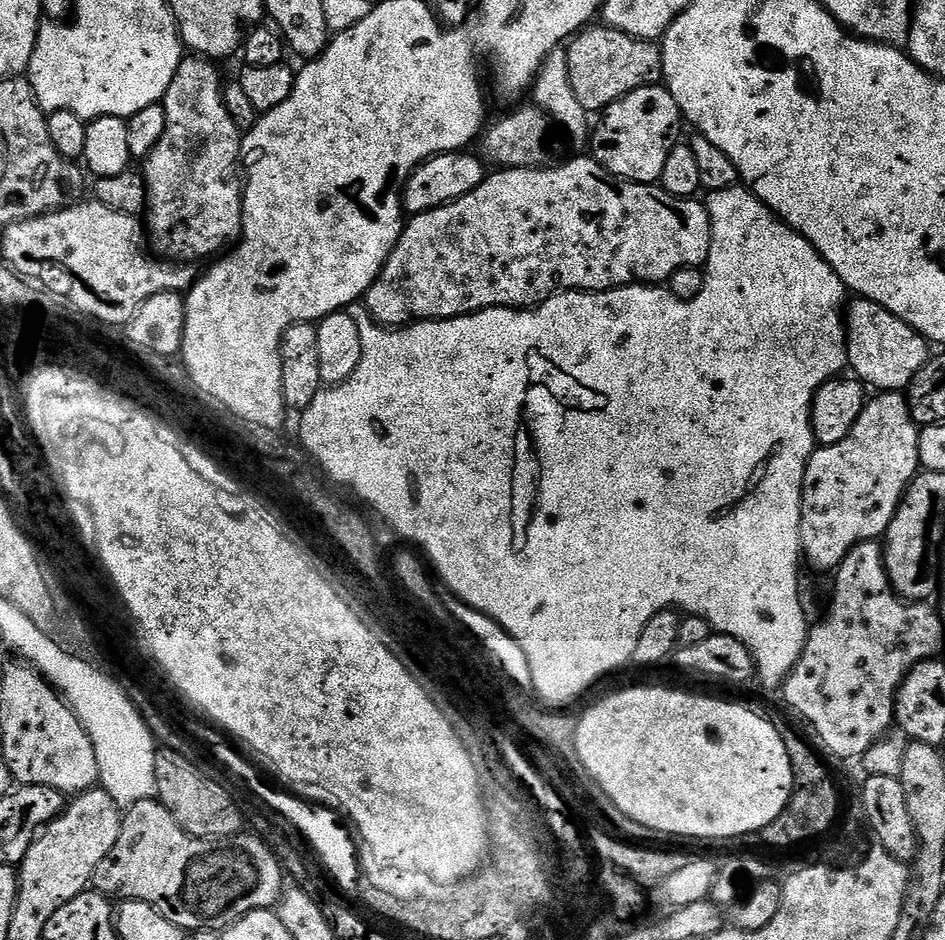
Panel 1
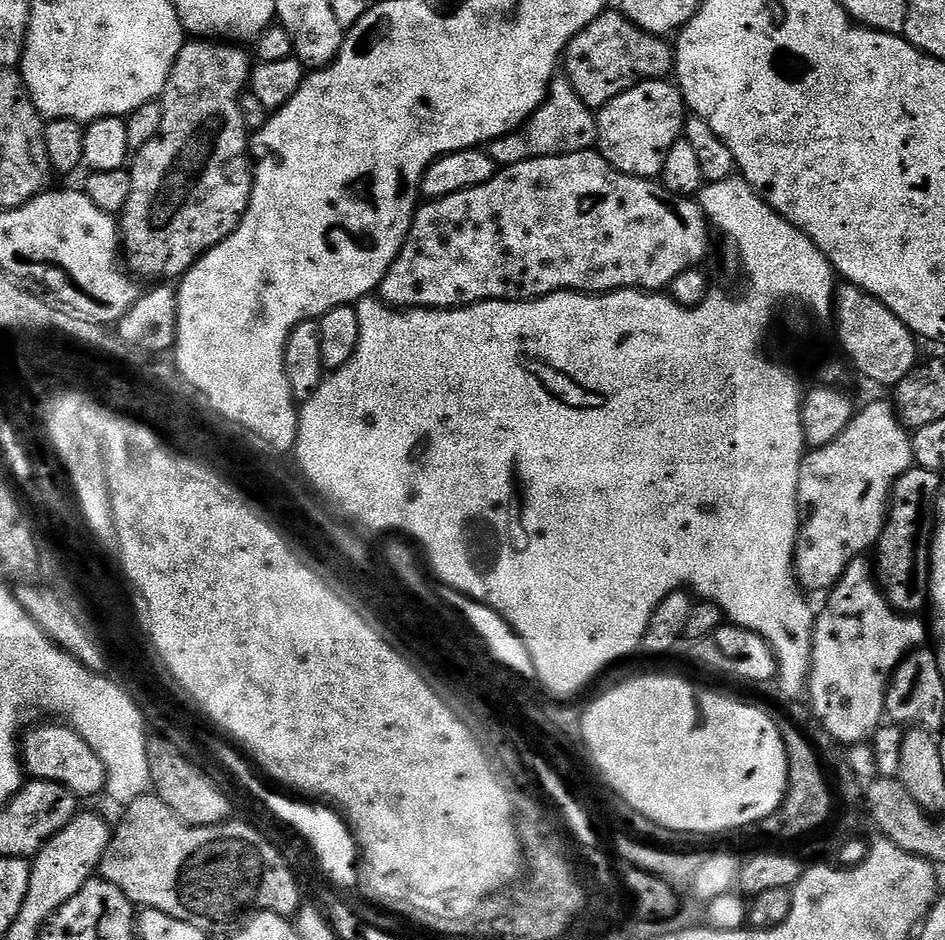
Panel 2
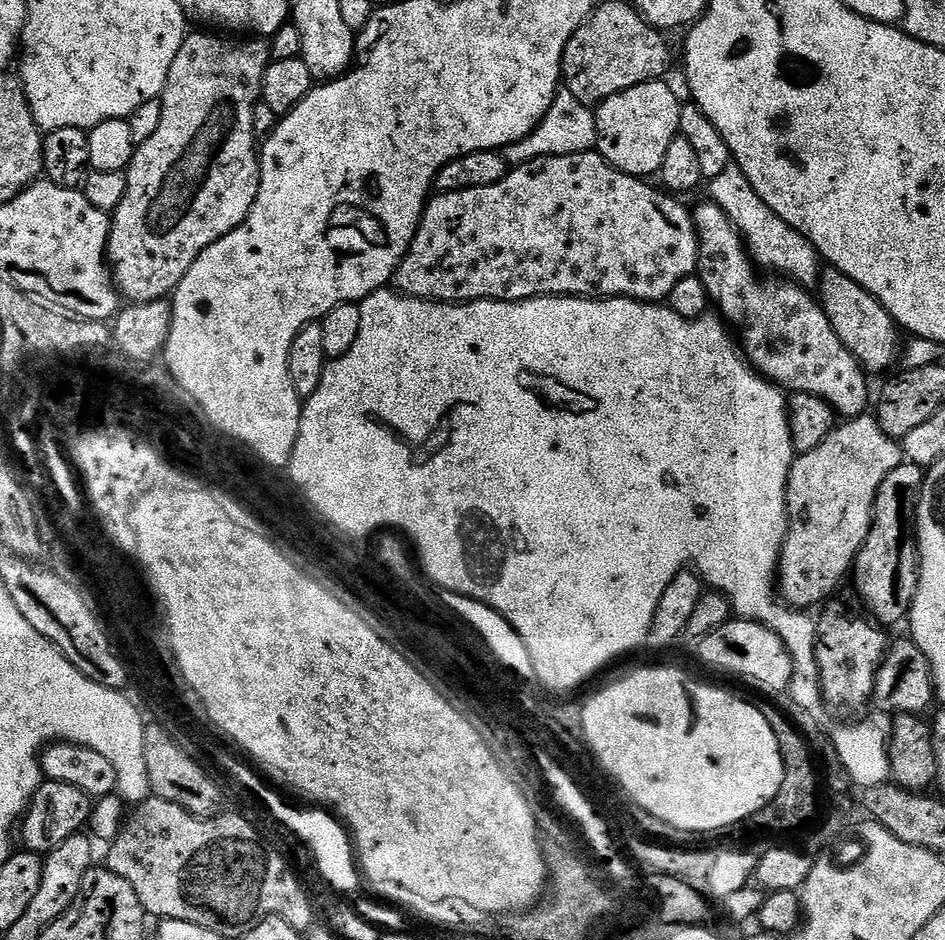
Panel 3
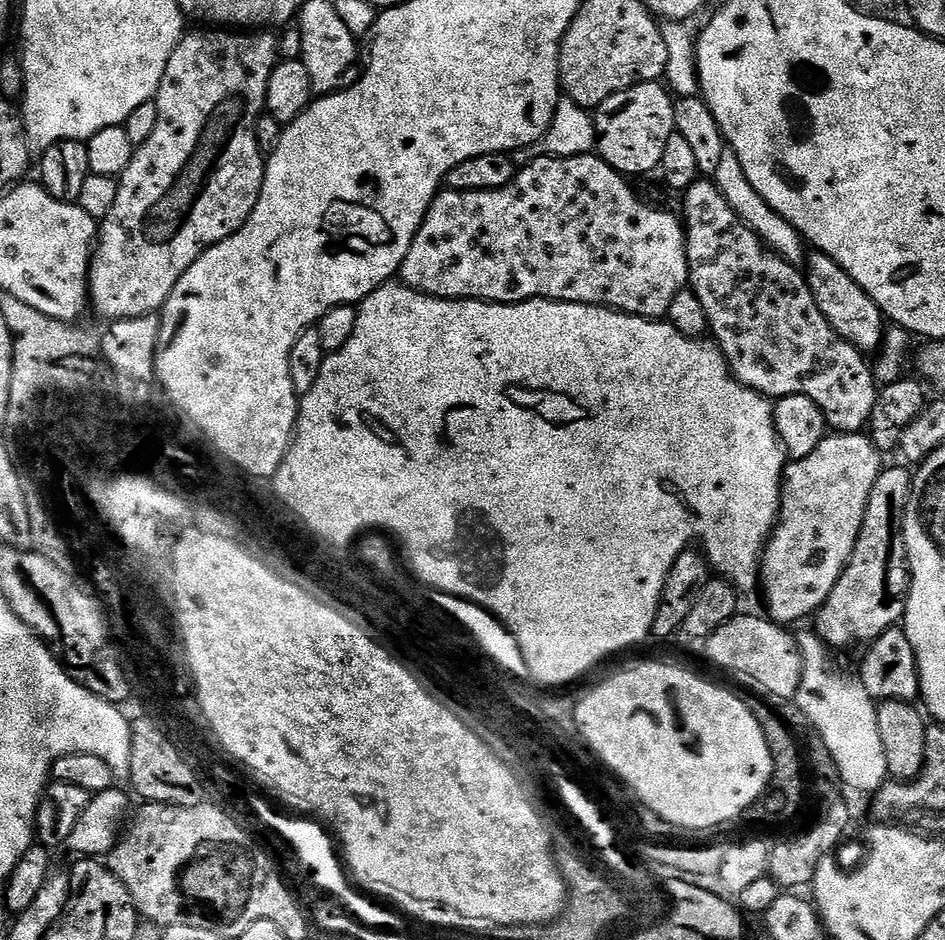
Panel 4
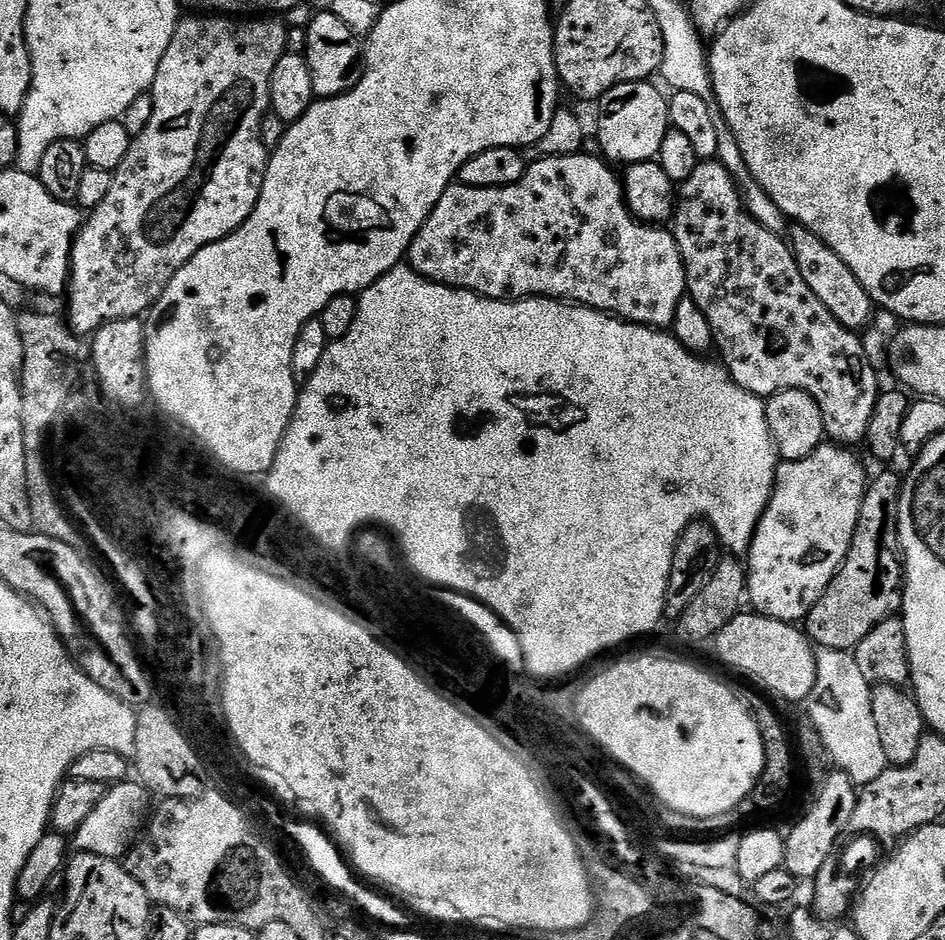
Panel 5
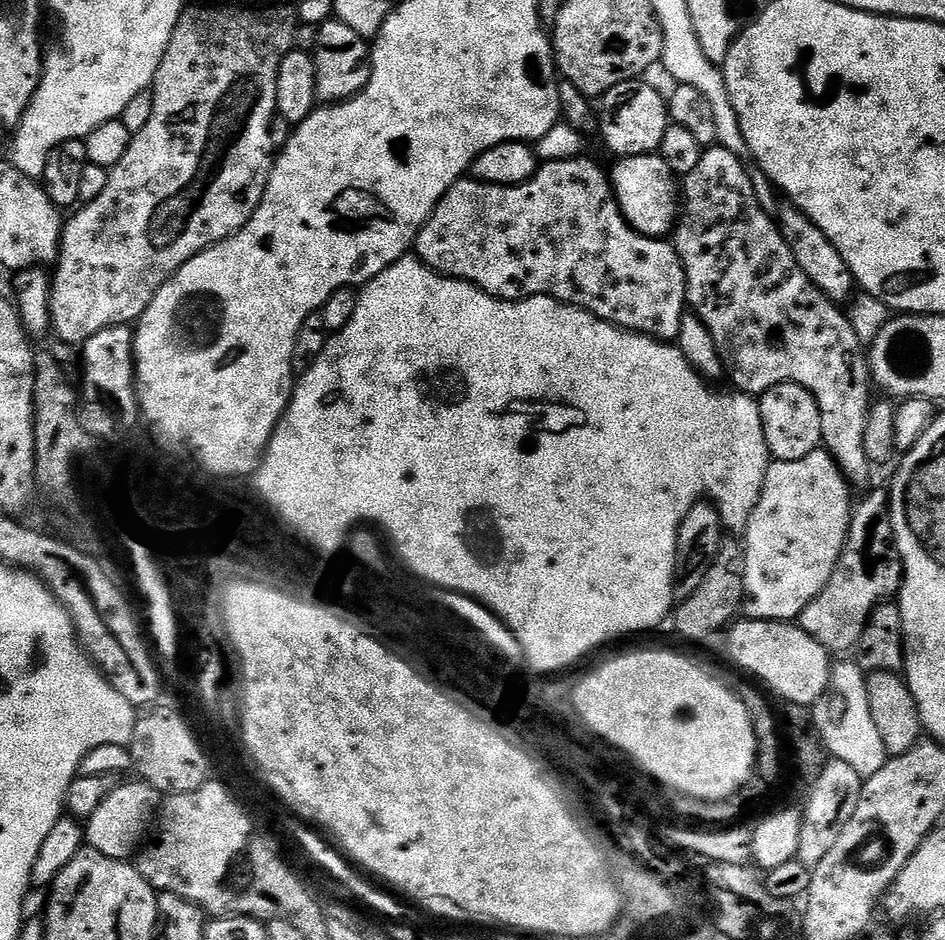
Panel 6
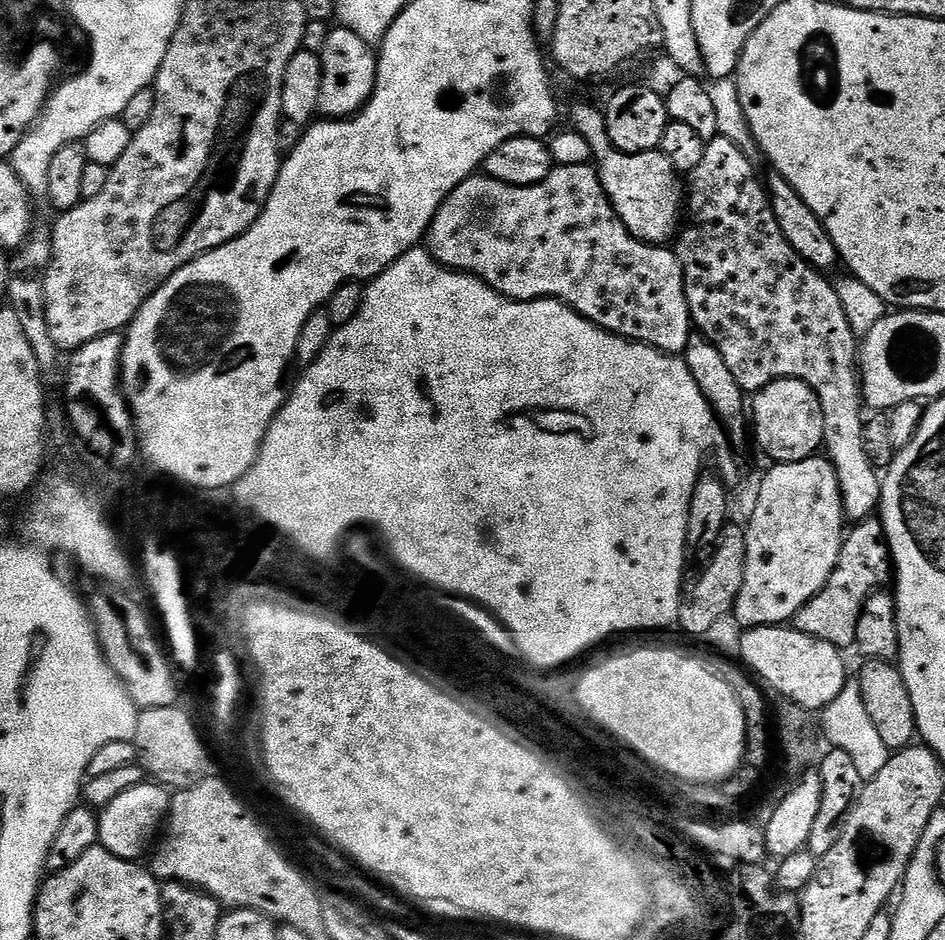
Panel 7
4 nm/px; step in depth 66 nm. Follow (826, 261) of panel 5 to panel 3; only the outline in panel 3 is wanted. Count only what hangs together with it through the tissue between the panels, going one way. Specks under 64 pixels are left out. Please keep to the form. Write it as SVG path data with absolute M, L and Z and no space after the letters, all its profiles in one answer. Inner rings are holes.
M828 266L821 271L818 277L818 299L826 318L830 318L830 326L834 326L834 334L842 338L842 346L854 354L854 358L864 368L865 372L875 374L884 372L887 368L895 369L902 351L901 329L895 318L885 310L880 301L858 282L854 282L837 268Z

